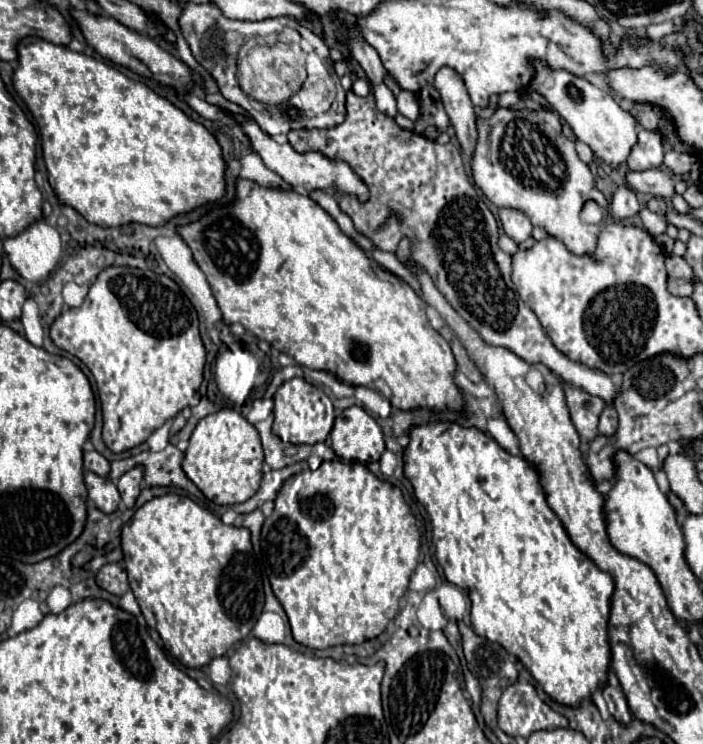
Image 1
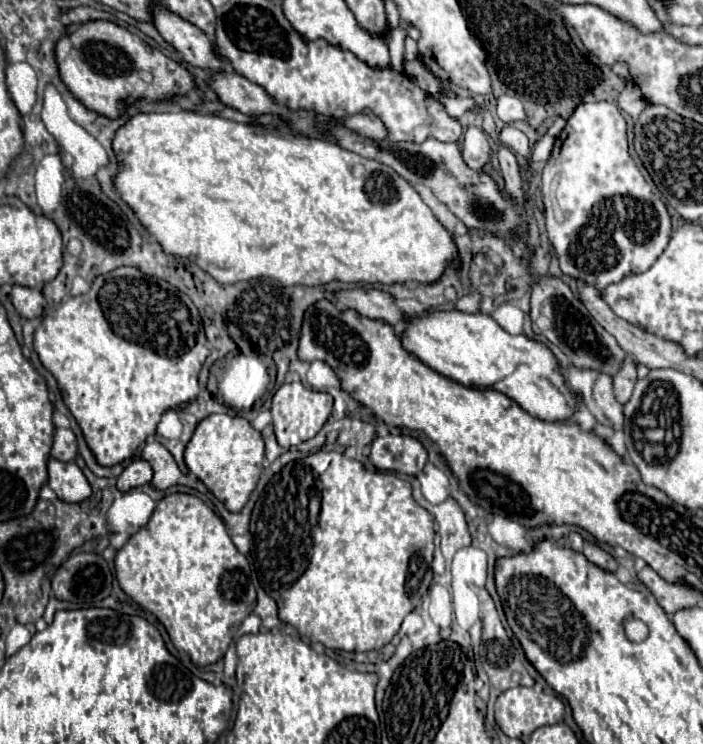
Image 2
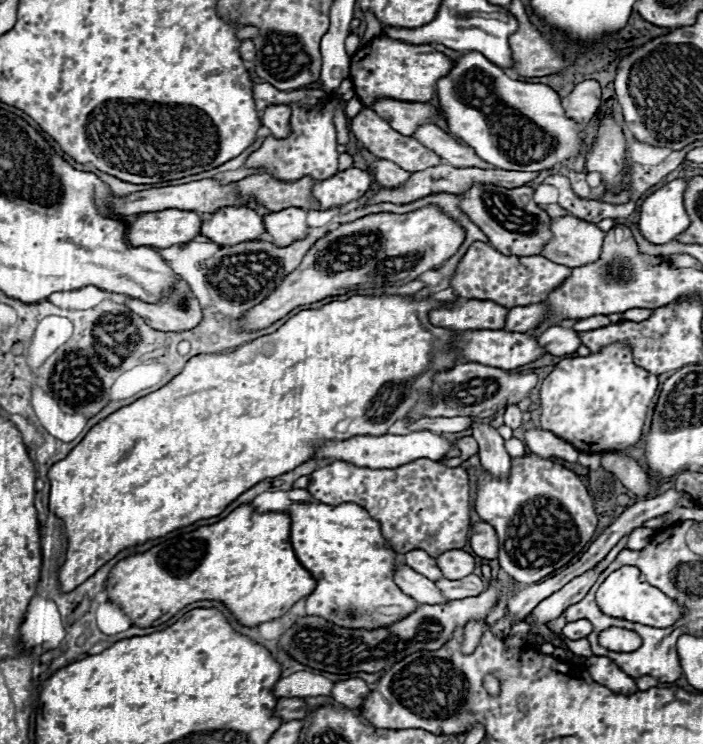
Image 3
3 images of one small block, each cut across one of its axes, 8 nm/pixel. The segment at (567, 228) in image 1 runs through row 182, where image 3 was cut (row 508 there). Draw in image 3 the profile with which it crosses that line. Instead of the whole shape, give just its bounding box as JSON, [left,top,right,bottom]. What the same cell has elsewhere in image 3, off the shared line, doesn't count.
[476,454,598,584]

